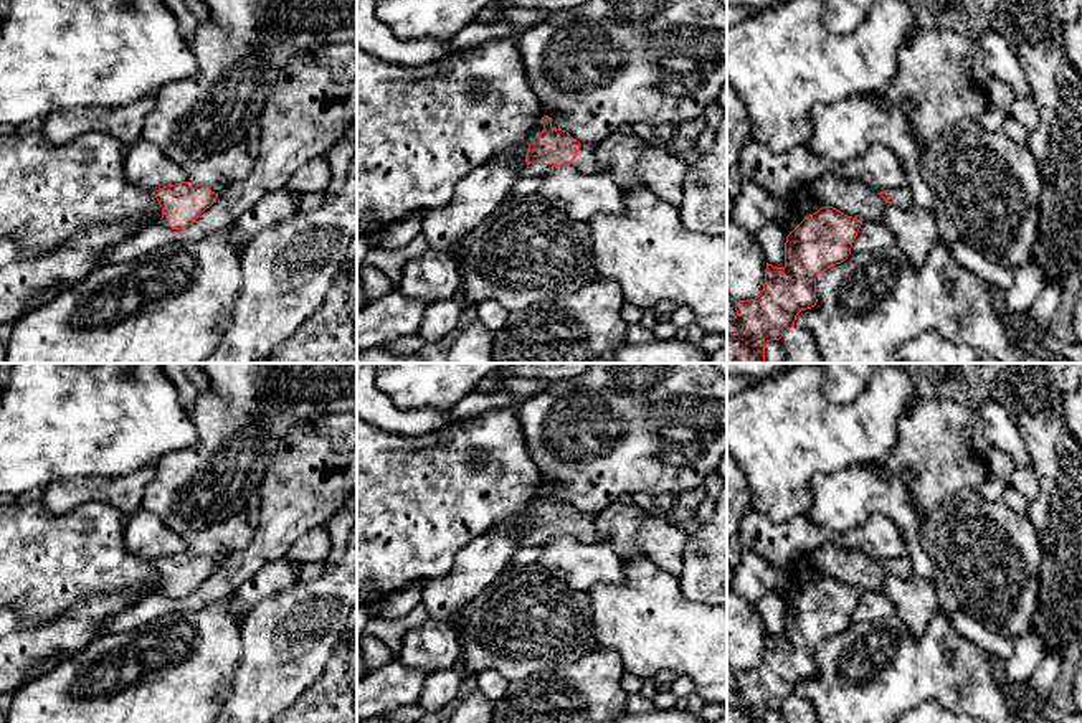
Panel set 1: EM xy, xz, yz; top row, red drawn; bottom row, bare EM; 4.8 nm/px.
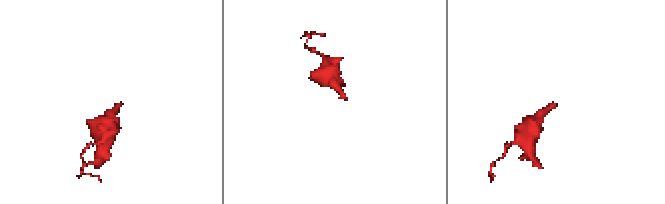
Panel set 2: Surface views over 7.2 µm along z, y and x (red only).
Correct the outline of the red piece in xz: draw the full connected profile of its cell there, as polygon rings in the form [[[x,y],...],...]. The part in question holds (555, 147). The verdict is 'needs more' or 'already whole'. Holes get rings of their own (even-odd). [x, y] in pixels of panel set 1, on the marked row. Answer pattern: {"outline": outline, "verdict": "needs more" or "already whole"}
{"outline": [[[548,116],[542,117],[543,132],[529,144],[527,157],[515,165],[519,177],[542,177],[553,167],[572,165],[585,173],[605,170],[596,160],[595,147],[580,144],[567,130],[555,129]]], "verdict": "needs more"}

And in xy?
{"outline": [[[246,140],[211,154],[205,160],[182,160],[185,180],[154,191],[162,221],[172,229],[192,224],[218,195],[235,182],[246,180],[254,168]]], "verdict": "needs more"}

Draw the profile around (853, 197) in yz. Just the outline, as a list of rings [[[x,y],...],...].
[[[836,173],[821,175],[800,196],[811,196],[821,208],[833,206],[862,223],[880,221],[887,206],[880,191],[871,188],[861,178],[842,178]]]

